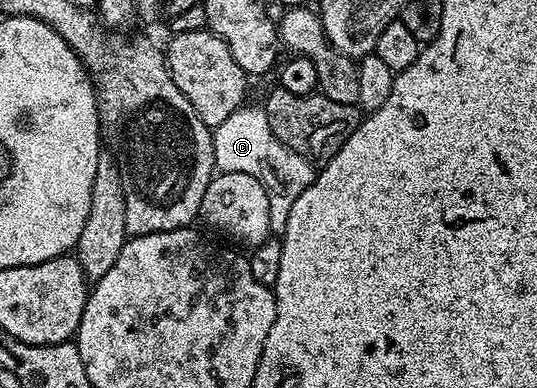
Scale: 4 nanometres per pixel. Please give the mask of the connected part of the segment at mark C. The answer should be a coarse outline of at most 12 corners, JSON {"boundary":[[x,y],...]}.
{"boundary":[[260,104],[212,130],[217,173],[259,179],[281,231],[315,165],[279,143]]}

